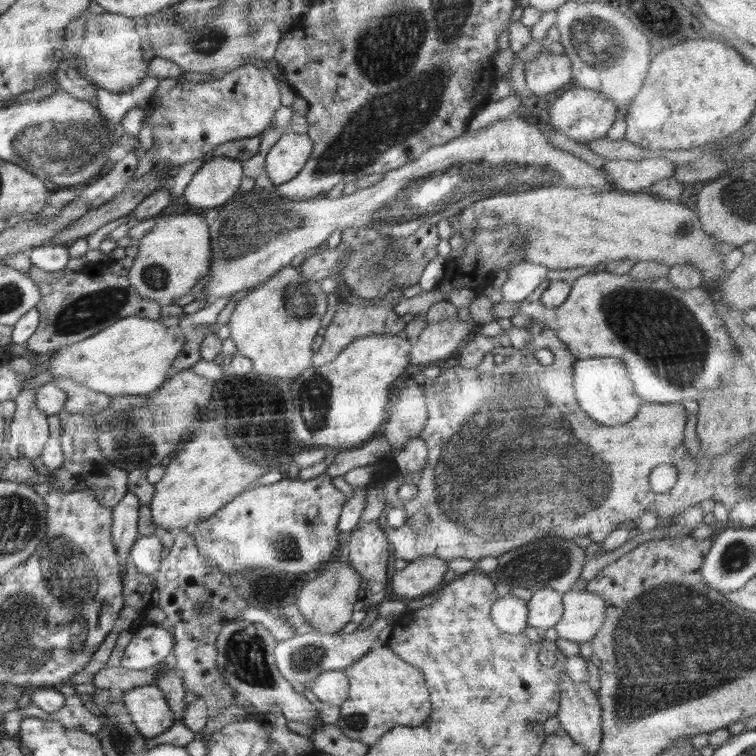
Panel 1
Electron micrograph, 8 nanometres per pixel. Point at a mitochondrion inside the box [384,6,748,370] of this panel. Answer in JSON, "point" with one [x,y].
{"point":[597,41]}

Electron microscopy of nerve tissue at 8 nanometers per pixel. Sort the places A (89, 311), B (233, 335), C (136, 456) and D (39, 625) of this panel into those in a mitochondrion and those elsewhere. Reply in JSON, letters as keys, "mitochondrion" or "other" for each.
{"A":"mitochondrion","B":"other","C":"mitochondrion","D":"mitochondrion"}

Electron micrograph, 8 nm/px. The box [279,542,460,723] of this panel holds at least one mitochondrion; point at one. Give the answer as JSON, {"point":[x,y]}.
{"point":[303,658]}

